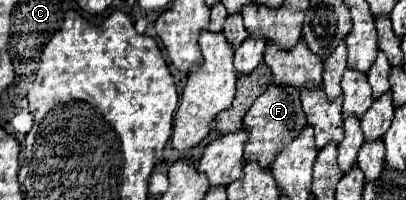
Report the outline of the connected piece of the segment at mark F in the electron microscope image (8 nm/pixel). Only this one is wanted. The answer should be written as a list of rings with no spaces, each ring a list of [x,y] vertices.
[[[270,84],[266,92],[262,92],[258,100],[254,100],[248,114],[244,116],[244,128],[250,130],[250,138],[244,146],[244,160],[246,162],[254,160],[262,168],[270,166],[274,162],[274,154],[278,152],[278,148],[282,148],[282,144],[288,144],[302,130],[304,124],[306,124],[306,114],[302,112],[298,88]]]

